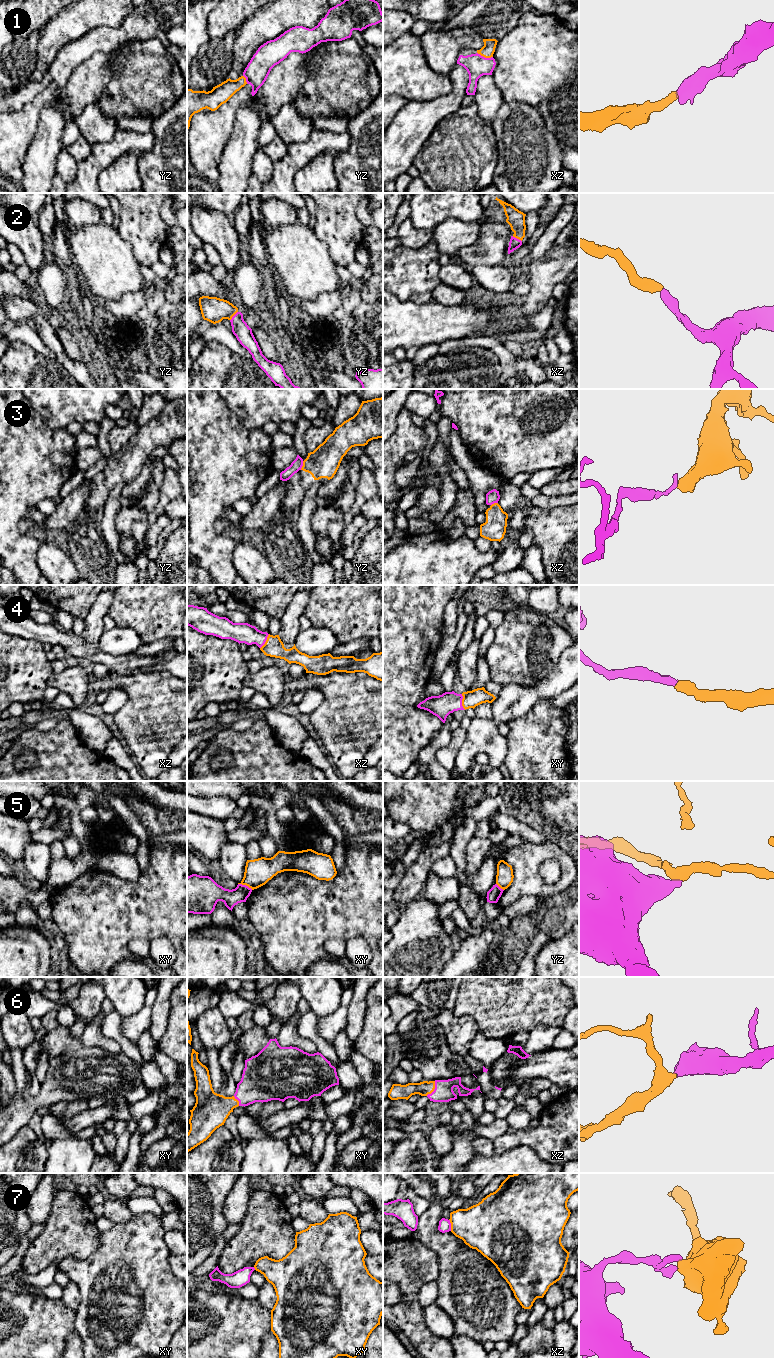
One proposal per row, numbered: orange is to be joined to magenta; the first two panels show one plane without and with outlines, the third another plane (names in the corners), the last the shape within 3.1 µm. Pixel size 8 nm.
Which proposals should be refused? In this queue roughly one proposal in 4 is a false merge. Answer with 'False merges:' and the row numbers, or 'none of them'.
False merges: 3, 5, 7

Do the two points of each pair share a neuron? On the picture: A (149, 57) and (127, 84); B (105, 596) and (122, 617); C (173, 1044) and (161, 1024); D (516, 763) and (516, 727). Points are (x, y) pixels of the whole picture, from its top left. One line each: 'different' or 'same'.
A: same
B: different
C: different
D: same

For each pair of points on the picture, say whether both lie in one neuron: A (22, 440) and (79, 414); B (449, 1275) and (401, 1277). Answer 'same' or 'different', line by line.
A: different
B: different

